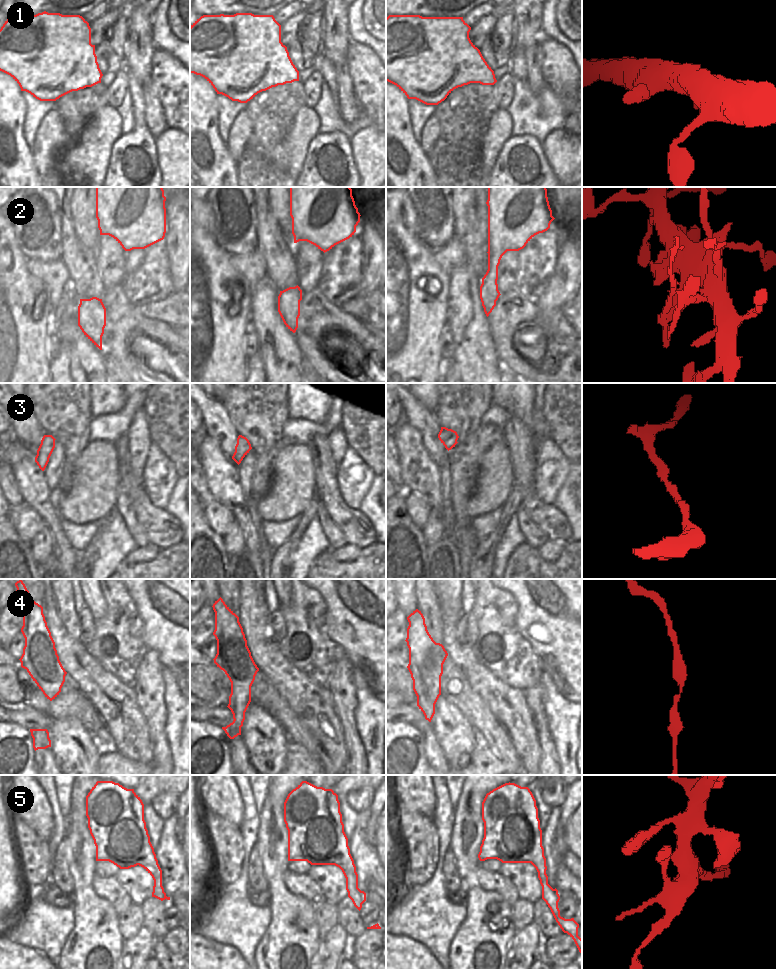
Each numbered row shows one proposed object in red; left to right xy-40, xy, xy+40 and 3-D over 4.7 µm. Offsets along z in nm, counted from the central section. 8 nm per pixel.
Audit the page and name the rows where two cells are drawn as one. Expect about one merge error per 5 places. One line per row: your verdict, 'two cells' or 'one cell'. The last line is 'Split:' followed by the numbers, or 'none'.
1: one cell
2: two cells
3: one cell
4: one cell
5: one cell
Split: 2

